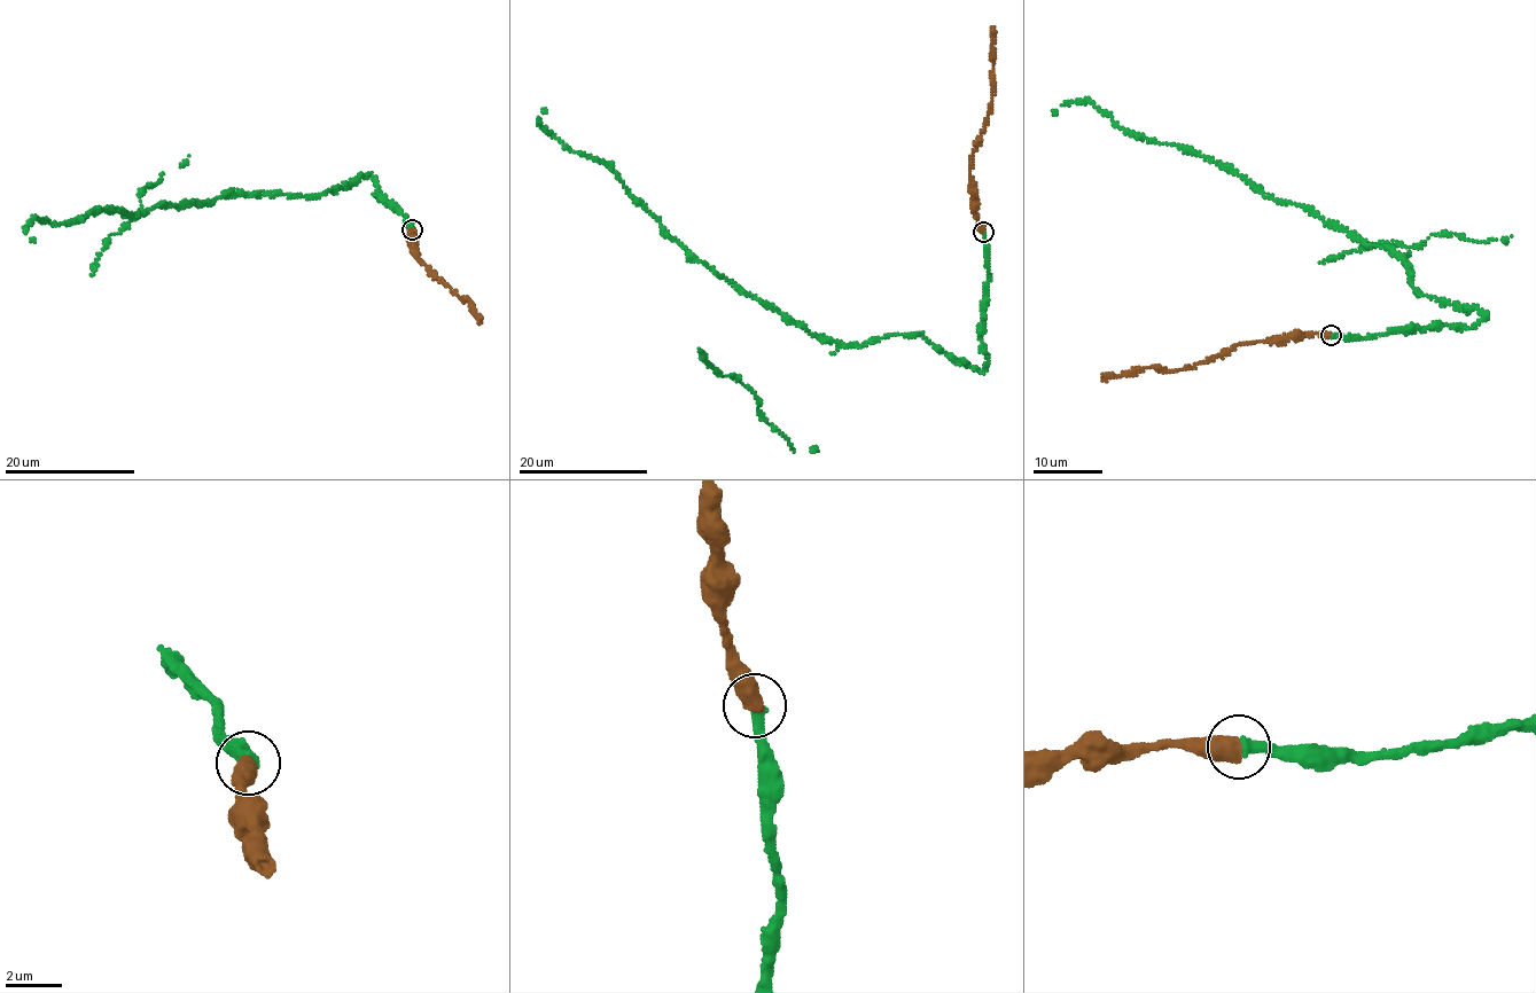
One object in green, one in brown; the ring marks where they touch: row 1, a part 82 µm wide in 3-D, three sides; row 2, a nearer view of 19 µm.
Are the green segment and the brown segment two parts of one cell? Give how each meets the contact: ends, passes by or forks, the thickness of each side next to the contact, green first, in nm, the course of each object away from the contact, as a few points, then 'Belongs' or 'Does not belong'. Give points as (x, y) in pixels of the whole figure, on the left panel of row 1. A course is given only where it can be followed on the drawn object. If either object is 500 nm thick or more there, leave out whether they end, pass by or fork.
Thickness 400 nm (green) against 550 nm. Course of green: (413, 229), (371, 174), (318, 195), (37, 218), (25, 228), (33, 239). Course of brown: (413, 229), (411, 243), (419, 260), (465, 302), (468, 299), (480, 320). Belongs

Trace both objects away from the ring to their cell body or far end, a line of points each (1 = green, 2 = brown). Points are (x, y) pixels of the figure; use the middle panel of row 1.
1: (983, 233), (982, 372), (917, 334), (824, 343), (696, 260), (601, 161), (542, 126), (544, 107)
2: (983, 233), (973, 203), (971, 165), (976, 140), (989, 114), (992, 28)

